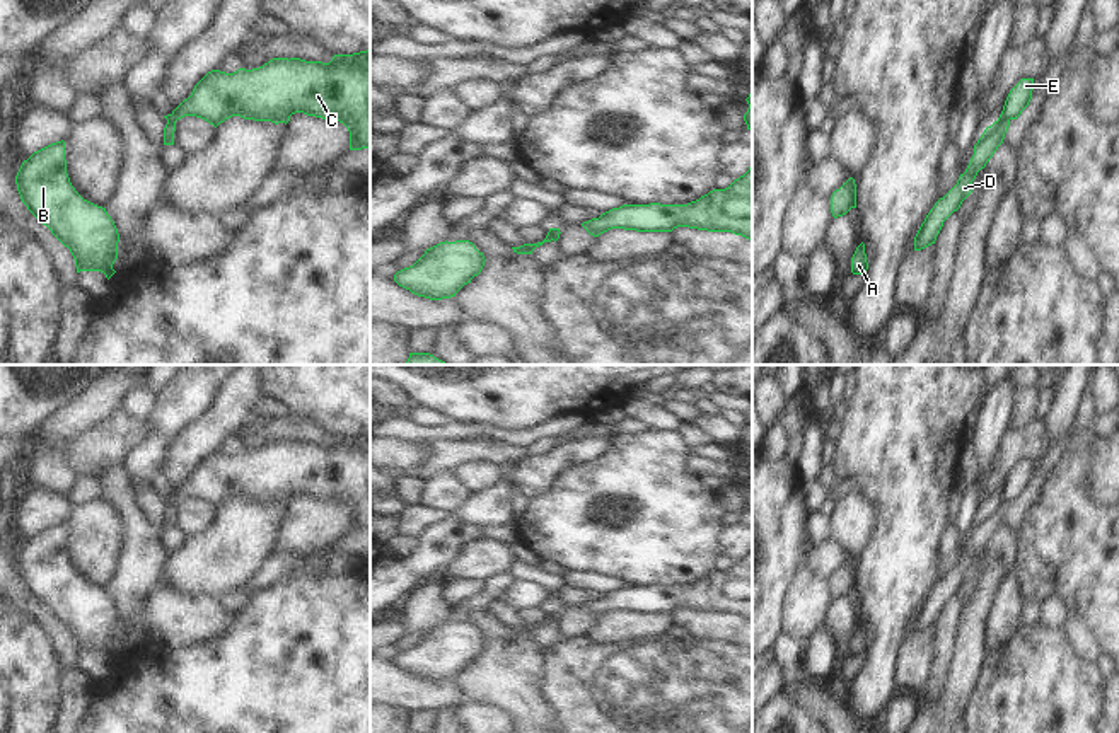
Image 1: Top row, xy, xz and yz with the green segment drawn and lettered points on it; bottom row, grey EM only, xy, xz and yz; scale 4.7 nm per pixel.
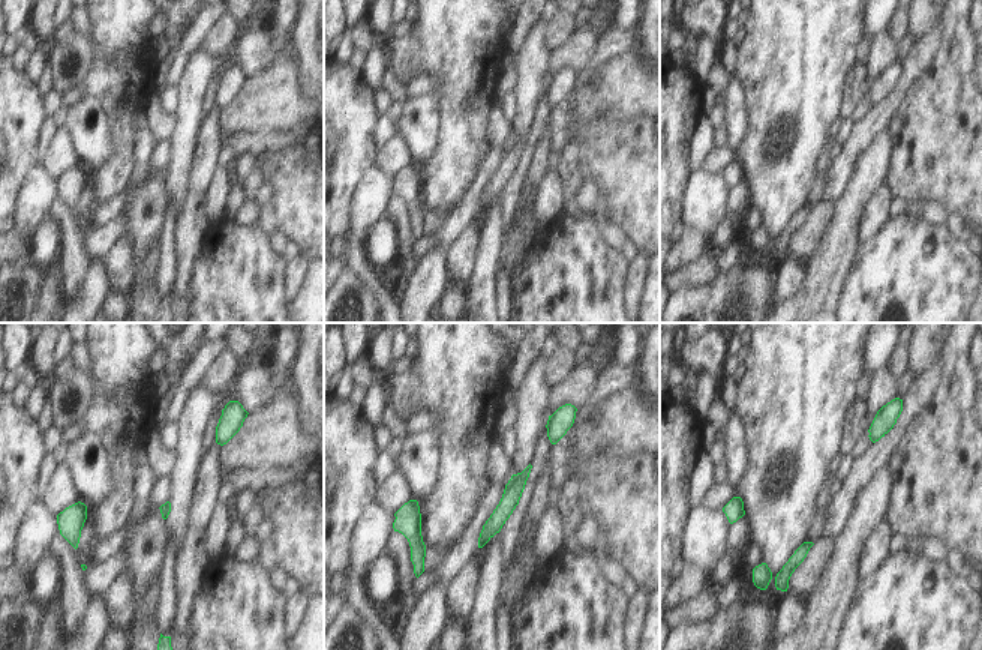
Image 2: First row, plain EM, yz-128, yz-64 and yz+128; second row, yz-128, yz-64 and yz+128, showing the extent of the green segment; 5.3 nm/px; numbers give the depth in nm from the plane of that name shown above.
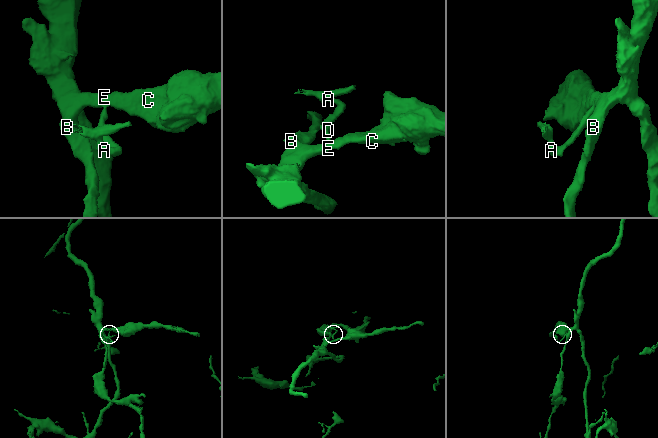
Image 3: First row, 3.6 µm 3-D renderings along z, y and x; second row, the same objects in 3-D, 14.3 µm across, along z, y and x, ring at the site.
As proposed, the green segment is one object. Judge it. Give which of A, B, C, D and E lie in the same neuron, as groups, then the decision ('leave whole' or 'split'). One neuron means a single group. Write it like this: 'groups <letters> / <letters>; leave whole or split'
groups A D / B C E; split

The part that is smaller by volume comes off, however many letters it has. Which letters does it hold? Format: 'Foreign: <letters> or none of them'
Foreign: A, D

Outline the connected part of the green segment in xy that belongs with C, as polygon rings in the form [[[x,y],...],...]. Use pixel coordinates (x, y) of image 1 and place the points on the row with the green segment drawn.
[[[370,49],[353,55],[334,55],[329,63],[300,58],[273,58],[259,68],[239,68],[234,73],[208,72],[171,114],[176,123],[196,116],[215,128],[232,116],[254,121],[288,123],[290,116],[304,113],[326,121],[339,121],[350,131],[350,150],[370,147]]]

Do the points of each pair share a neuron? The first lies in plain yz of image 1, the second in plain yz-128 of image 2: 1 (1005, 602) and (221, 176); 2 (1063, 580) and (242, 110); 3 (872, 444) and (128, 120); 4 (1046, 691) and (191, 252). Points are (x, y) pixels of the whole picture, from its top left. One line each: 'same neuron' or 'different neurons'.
1: same neuron
2: different neurons
3: same neuron
4: different neurons

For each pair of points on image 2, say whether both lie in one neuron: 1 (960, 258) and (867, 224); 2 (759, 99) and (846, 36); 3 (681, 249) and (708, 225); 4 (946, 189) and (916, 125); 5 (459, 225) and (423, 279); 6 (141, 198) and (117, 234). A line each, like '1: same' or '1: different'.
1: different
2: same
3: different
4: same
5: different
6: different

